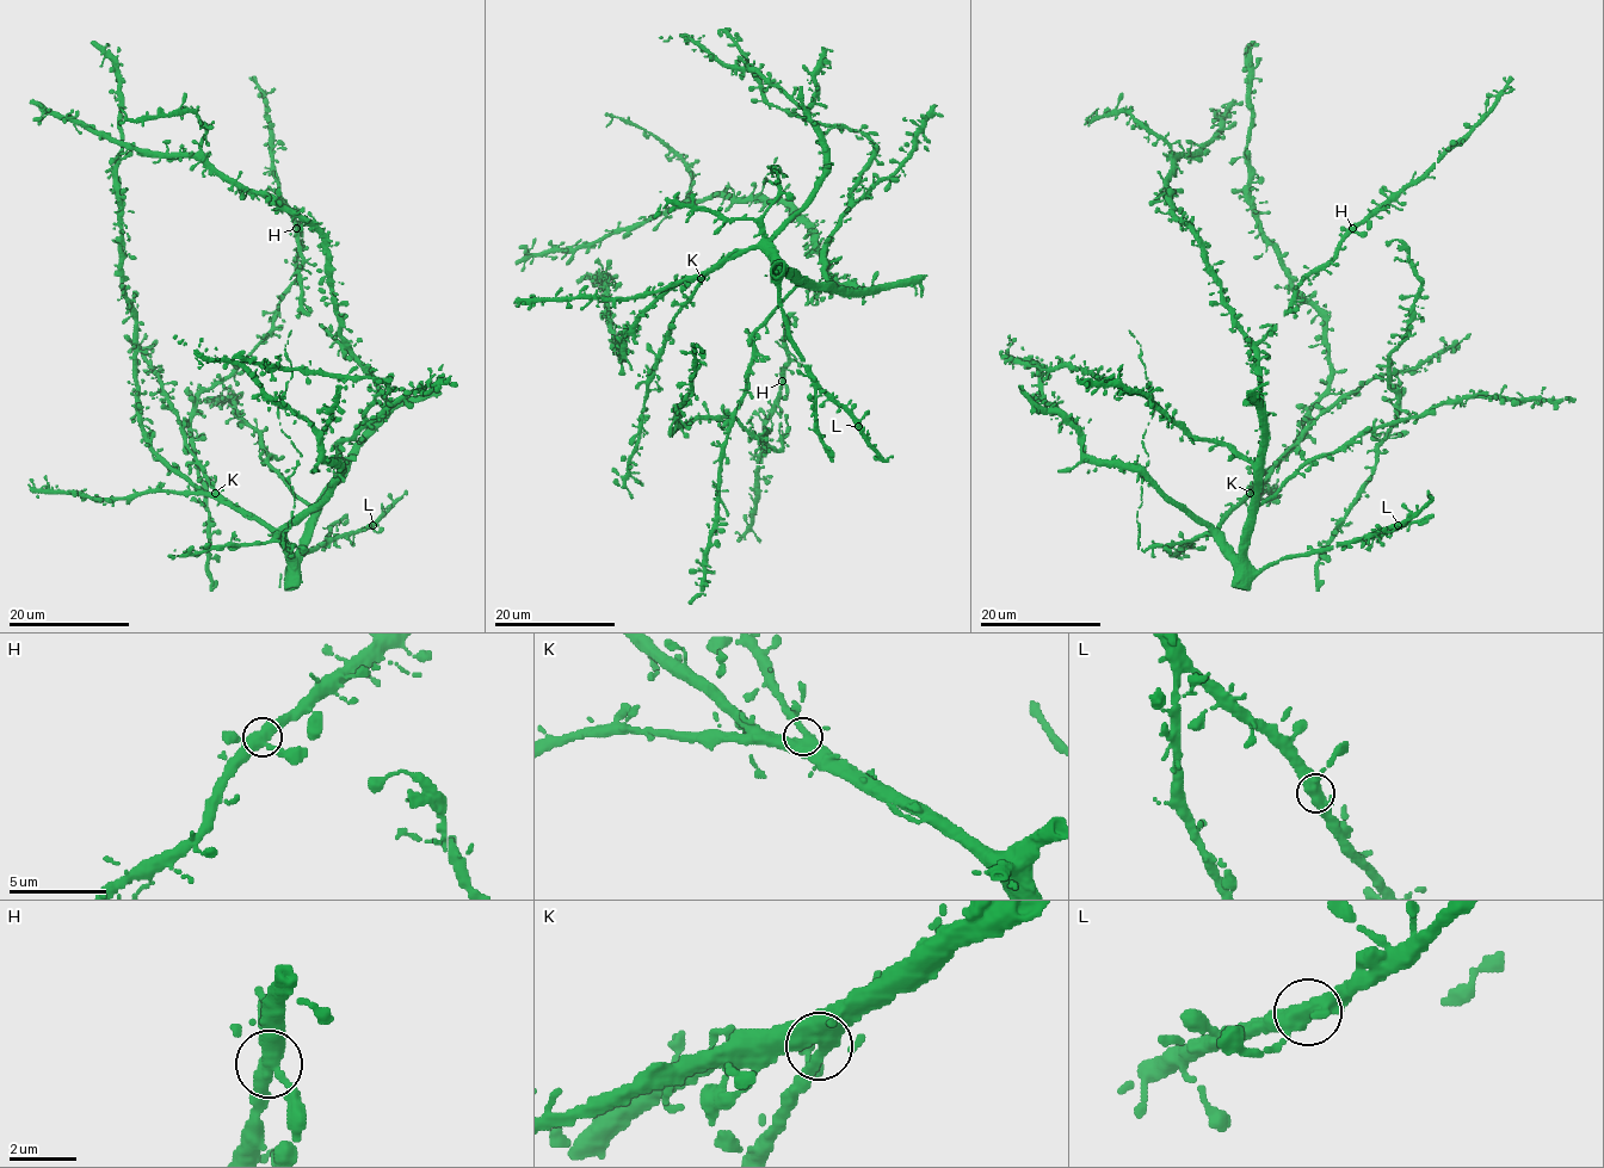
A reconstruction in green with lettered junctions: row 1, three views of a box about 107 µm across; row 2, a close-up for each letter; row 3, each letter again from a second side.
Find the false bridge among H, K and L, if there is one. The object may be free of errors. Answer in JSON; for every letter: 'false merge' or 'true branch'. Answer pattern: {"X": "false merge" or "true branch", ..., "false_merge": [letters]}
{"H": "true branch", "K": "true branch", "L": "true branch", "false_merge": []}

